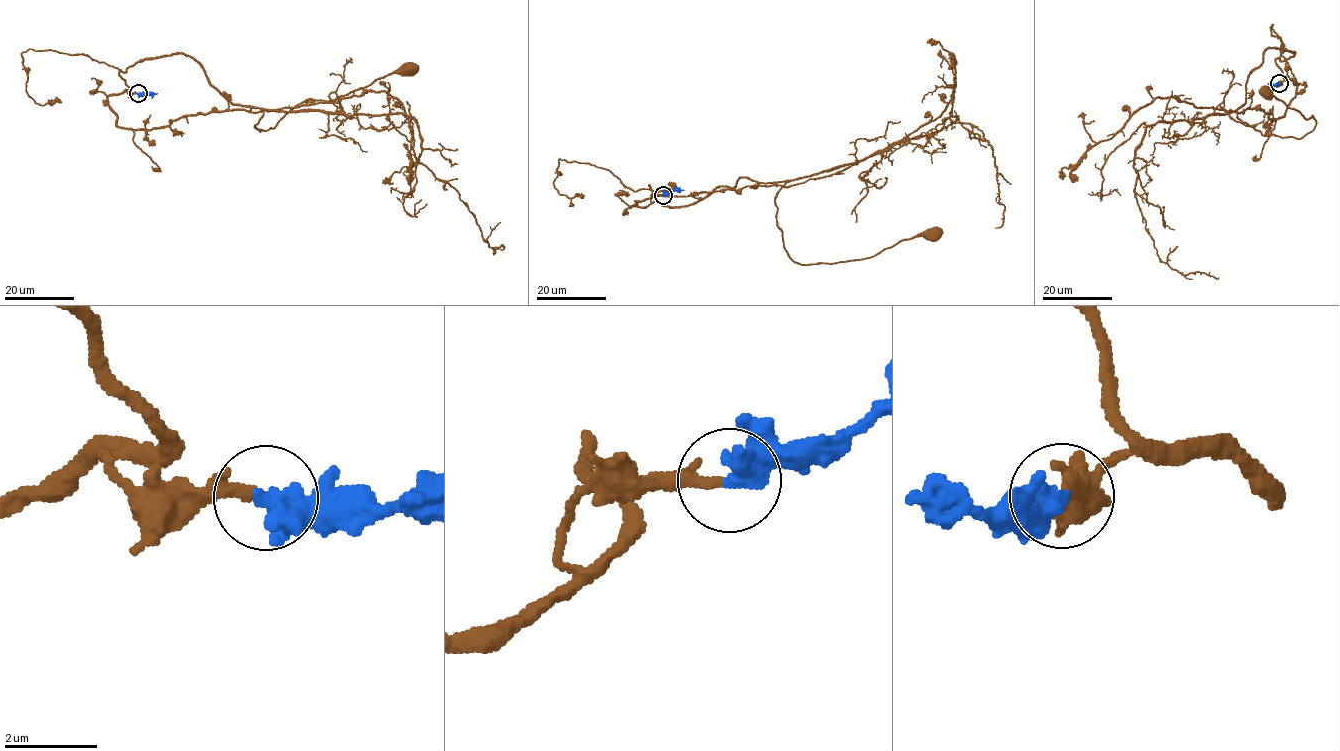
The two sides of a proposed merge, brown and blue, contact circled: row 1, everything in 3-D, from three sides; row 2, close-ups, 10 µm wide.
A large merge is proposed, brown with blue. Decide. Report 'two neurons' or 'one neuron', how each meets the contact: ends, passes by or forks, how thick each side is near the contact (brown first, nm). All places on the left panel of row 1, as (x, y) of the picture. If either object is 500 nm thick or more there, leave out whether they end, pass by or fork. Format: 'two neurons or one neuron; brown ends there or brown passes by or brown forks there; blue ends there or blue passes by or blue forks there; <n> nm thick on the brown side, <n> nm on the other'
one neuron; 190 nm thick on the brown side, 550 nm on the other

